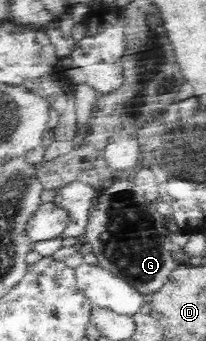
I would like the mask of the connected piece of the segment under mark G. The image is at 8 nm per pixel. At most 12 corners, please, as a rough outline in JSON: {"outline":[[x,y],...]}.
{"outline":[[131,177],[104,183],[87,231],[102,269],[144,295],[179,265],[168,219]]}

